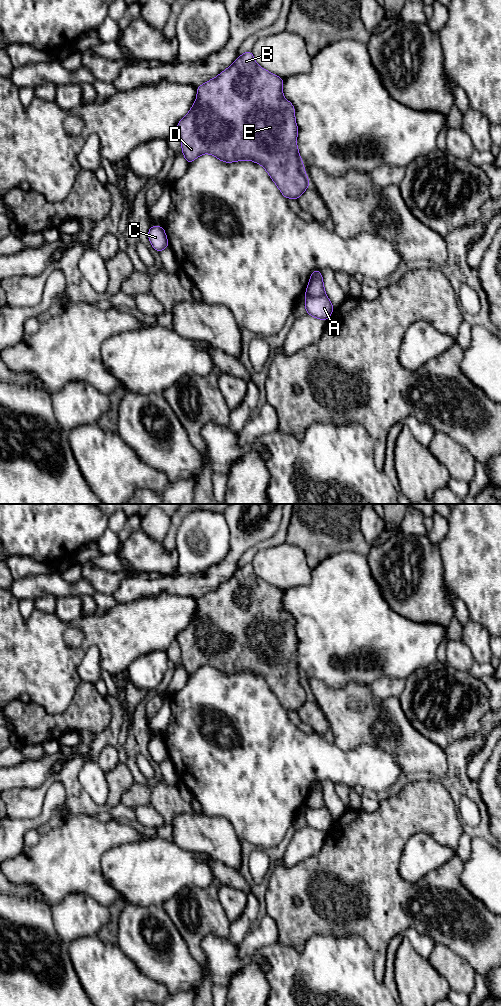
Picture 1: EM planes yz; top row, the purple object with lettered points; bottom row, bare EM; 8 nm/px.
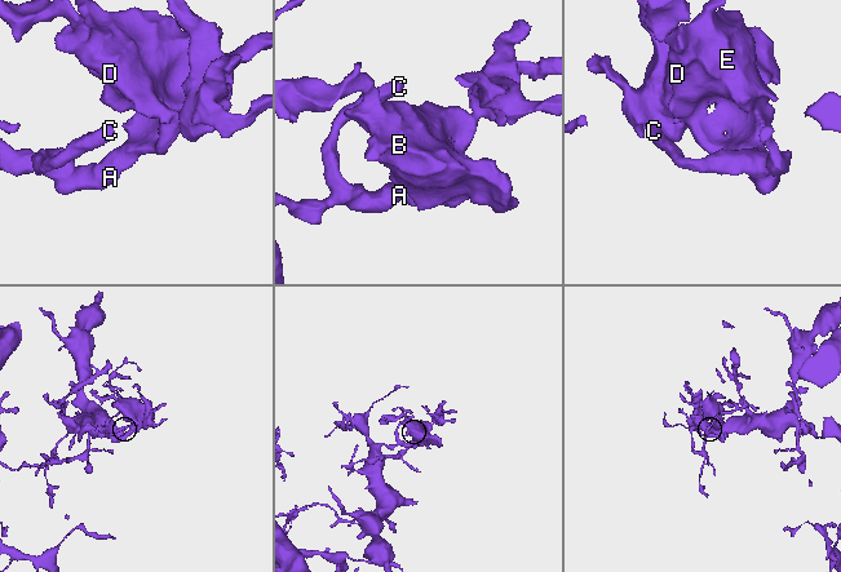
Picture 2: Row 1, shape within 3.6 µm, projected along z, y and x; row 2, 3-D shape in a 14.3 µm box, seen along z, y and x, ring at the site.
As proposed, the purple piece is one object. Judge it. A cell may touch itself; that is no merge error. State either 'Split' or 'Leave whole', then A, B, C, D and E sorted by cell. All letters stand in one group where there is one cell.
Split. Groups: A C / B D E

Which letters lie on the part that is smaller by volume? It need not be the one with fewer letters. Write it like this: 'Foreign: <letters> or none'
Foreign: B, D, E

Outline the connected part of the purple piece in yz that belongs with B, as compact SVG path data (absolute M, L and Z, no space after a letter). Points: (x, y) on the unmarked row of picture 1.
M247 563L216 590L197 599L195 615L176 638L180 644L182 665L187 675L193 674L205 665L226 675L251 672L264 679L286 711L298 712L310 698L310 694L296 655L298 639L295 633L294 617L283 609L283 595L282 590L261 580L256 575L252 564Z

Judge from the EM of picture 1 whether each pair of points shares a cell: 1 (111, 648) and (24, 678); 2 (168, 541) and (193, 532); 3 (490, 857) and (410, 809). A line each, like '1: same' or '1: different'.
1: same
2: different
3: different

